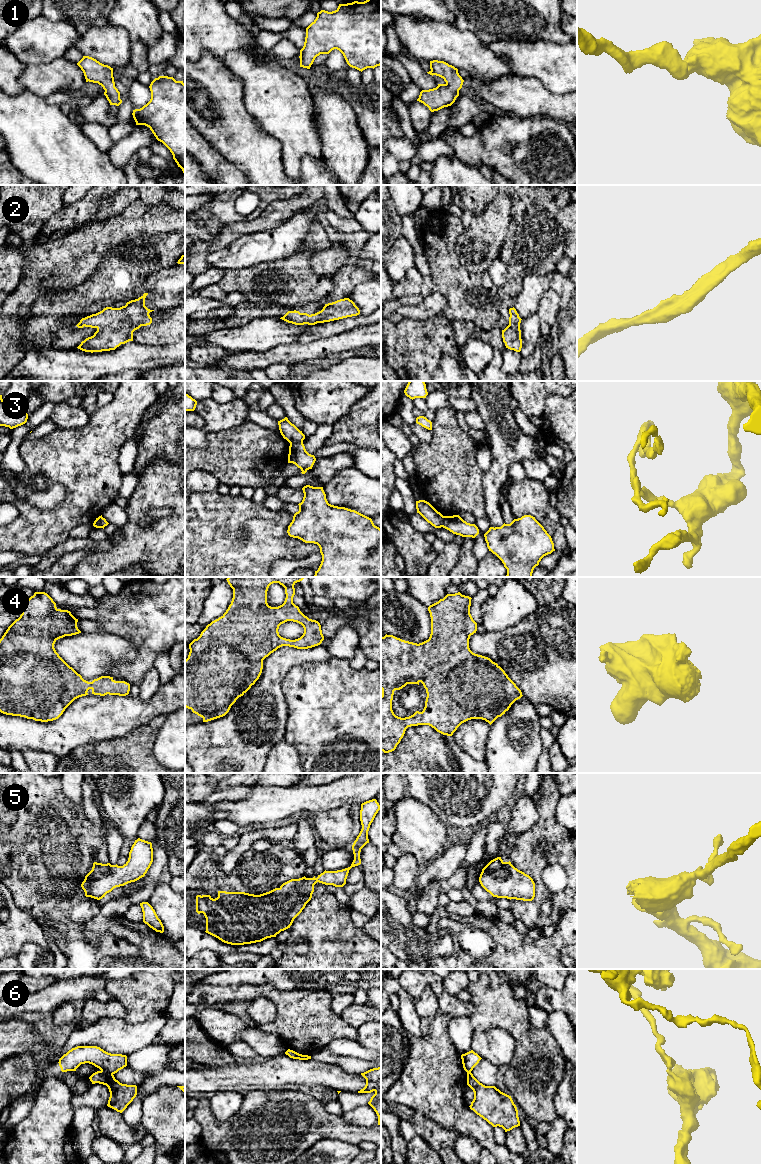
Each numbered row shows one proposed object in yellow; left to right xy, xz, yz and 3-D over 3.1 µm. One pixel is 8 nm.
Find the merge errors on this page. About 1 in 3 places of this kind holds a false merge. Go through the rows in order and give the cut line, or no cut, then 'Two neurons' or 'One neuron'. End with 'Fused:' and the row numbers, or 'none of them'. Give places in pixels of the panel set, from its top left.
1: No split. One neuron
2: No split. One neuron
3: Split along xz (302, 441), (290, 443). Two neurons
4: No split. One neuron
5: No split. One neuron
6: Split along xy (101, 1070), (112, 1074). Two neurons
Fused: 3, 6

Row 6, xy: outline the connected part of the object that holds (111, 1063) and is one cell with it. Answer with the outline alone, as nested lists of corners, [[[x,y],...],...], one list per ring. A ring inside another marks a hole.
[[[77,1046],[64,1054],[58,1063],[62,1072],[76,1071],[81,1064],[89,1063],[103,1072],[115,1074],[127,1066],[127,1056],[111,1054],[97,1046]]]

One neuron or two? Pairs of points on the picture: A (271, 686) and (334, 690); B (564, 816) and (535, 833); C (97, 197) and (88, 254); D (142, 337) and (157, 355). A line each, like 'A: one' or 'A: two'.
A: two
B: two
C: two
D: two

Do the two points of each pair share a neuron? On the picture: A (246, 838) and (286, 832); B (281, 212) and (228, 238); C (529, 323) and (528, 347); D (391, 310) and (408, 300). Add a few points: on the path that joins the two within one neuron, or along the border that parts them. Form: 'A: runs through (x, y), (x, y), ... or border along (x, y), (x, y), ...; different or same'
A: runs through (256, 834), (276, 834); same
B: runs through (268, 220), (253, 227), (241, 228); same
C: runs through (529, 329), (529, 341); same
D: runs through (394, 306), (404, 300); same

